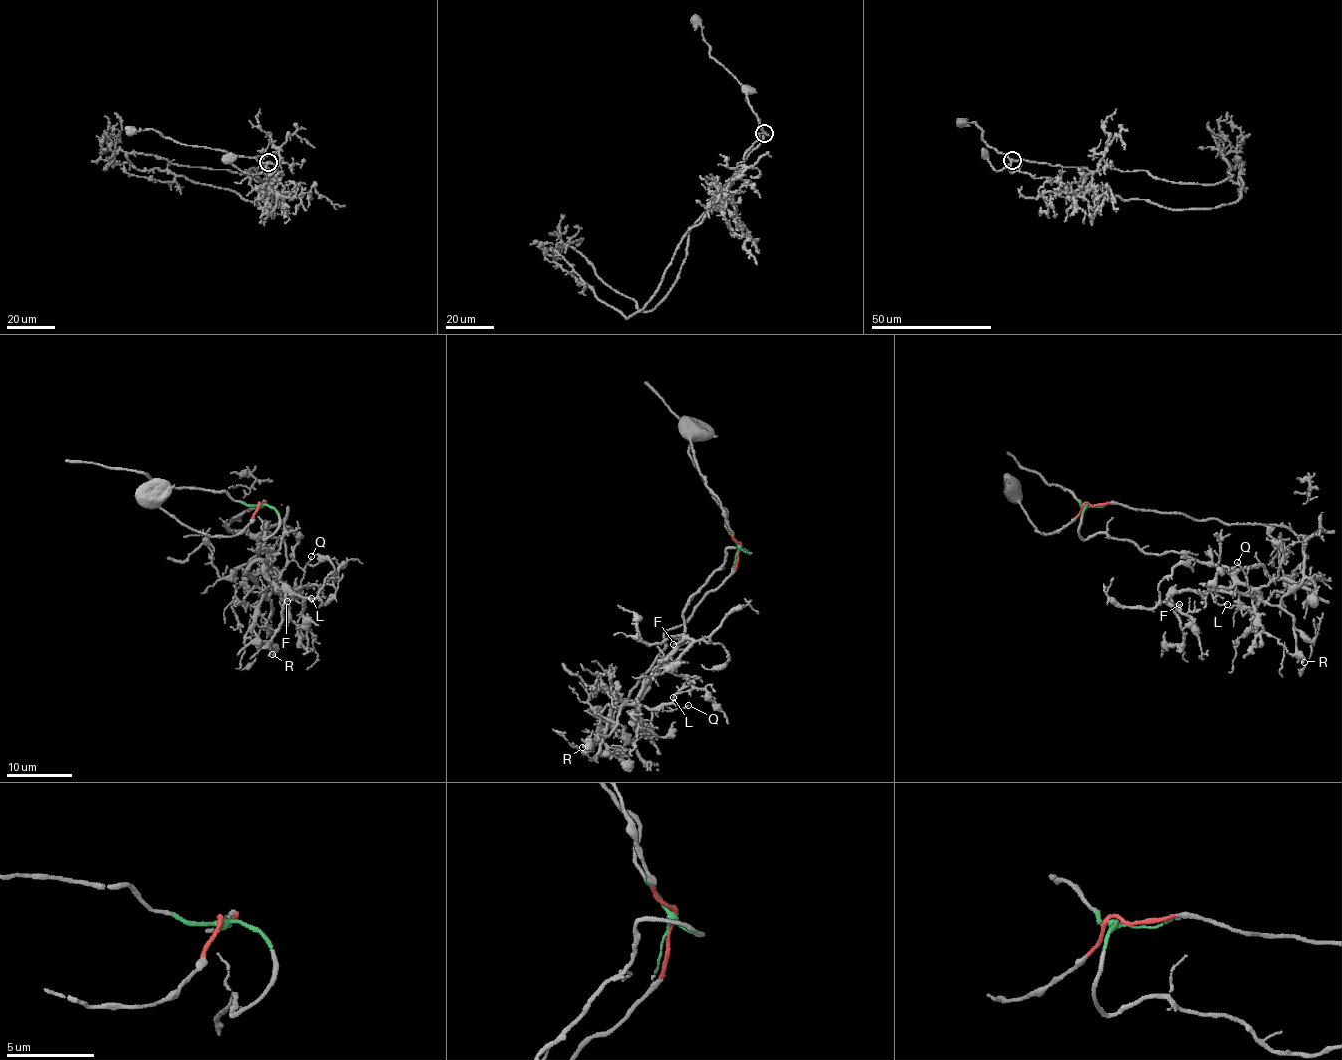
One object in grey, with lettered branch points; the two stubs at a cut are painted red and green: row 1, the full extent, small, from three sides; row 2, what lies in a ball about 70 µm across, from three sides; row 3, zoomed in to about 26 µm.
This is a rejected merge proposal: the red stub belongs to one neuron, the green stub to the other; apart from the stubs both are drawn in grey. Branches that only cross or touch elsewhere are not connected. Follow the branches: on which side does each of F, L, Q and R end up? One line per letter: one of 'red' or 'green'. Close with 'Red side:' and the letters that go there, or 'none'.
F: green
L: green
Q: green
R: green
Red side: none

